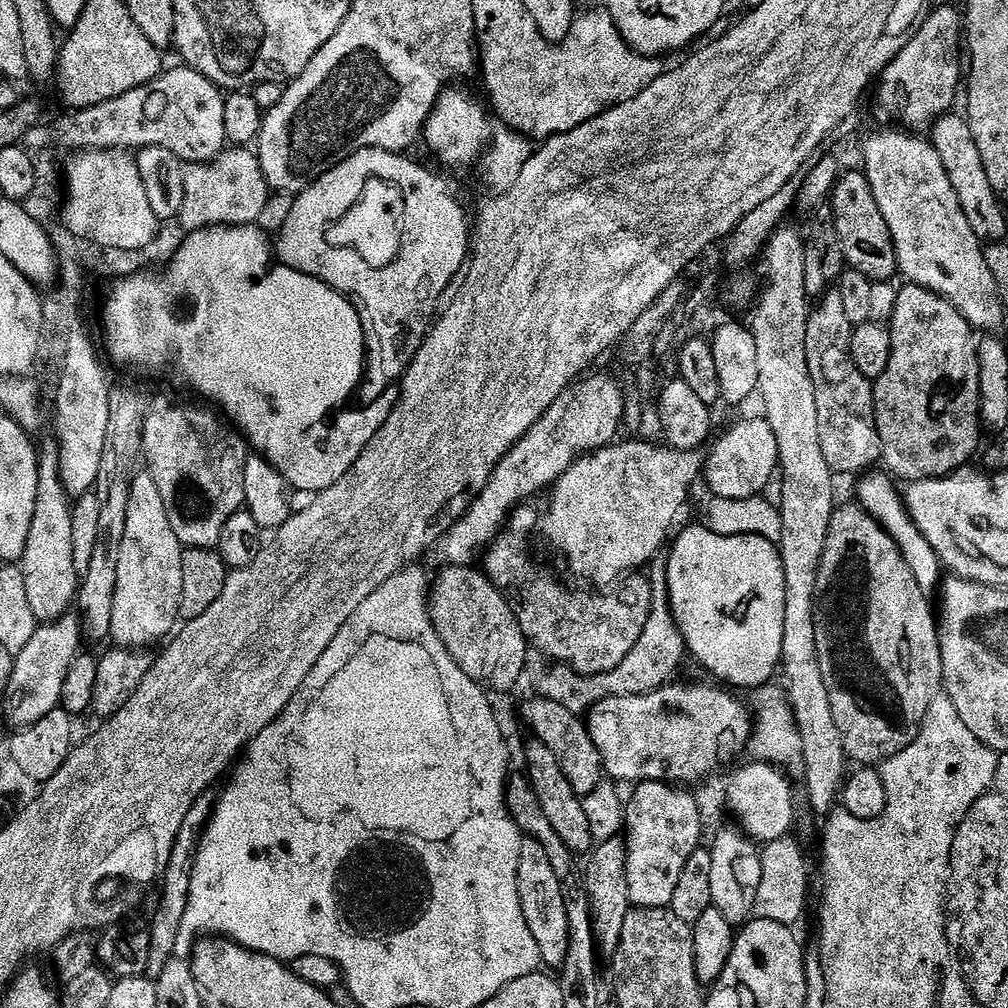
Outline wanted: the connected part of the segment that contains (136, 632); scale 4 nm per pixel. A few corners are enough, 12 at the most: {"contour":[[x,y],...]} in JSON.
{"contour":[[137,471],[116,552],[109,637],[173,633],[183,557],[152,473]]}

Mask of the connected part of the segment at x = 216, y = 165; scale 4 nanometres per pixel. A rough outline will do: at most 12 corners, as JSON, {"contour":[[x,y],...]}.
{"contour":[[225,149],[180,182],[183,231],[257,223],[259,156]]}

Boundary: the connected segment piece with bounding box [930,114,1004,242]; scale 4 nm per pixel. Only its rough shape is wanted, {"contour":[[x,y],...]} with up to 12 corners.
{"contour":[[963,115],[931,125],[966,222],[999,241],[1004,212]]}

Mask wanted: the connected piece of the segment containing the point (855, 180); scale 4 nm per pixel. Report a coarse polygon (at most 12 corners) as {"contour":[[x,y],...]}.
{"contour":[[861,171],[828,202],[845,265],[879,282],[898,270],[885,219]]}

